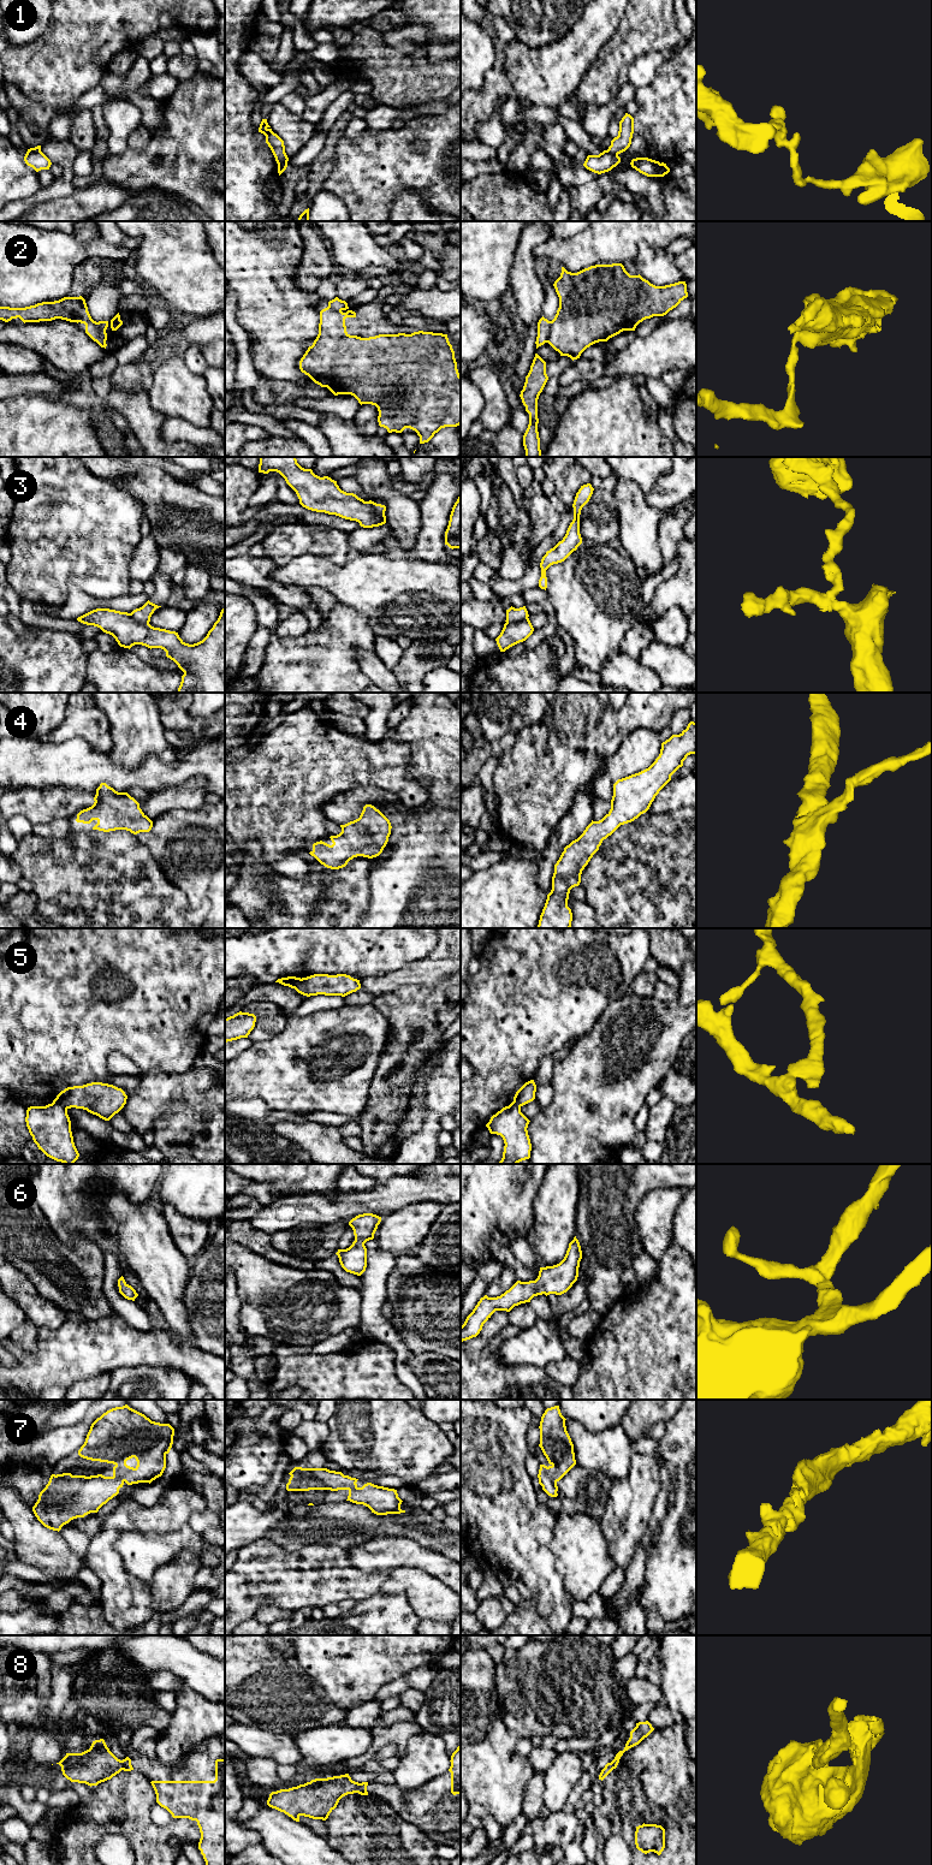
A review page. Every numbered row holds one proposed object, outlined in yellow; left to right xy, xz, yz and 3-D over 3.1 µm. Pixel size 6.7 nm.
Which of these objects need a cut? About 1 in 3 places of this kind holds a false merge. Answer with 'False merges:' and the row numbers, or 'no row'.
False merges: 1, 2, 3, 5

